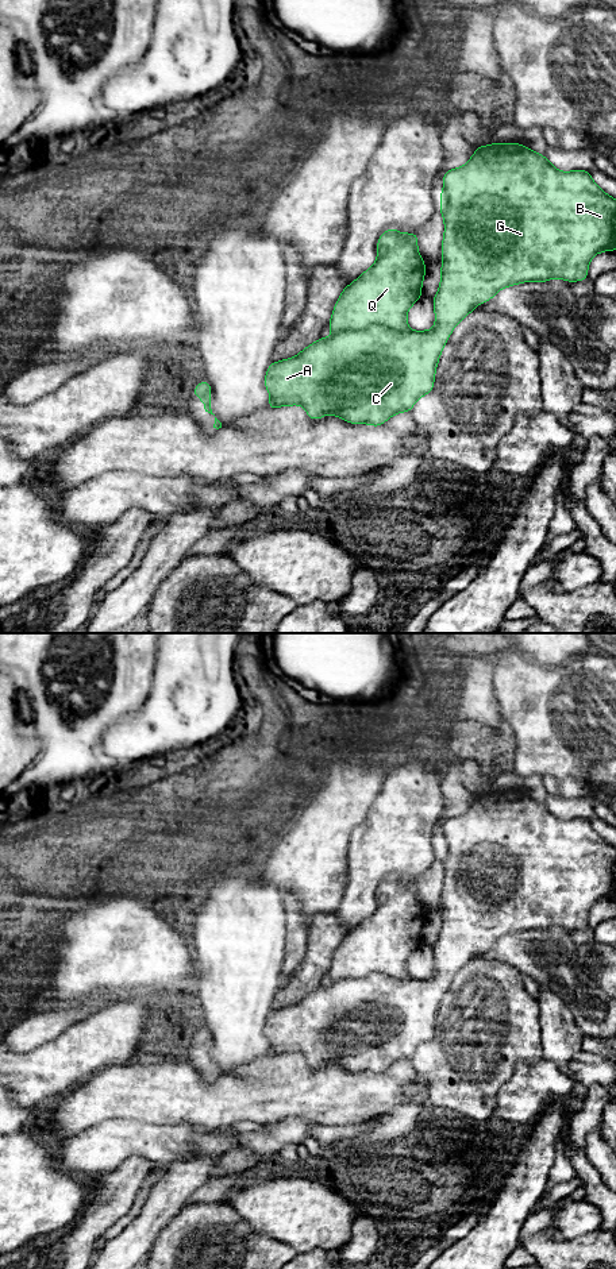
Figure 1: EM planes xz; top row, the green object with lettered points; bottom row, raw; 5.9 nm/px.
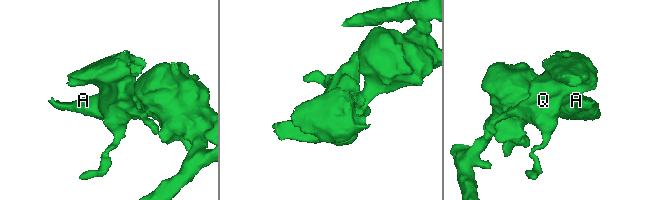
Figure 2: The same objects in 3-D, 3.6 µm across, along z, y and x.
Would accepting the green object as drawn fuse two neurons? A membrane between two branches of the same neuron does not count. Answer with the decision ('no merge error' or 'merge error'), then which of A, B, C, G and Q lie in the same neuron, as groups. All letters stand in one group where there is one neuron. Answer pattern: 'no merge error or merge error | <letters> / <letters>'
merge error | A B C G / Q

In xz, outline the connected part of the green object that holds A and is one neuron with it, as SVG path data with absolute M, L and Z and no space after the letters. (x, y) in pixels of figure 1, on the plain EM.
M493 791L477 795L476 801L465 814L446 819L442 826L444 837L439 842L439 859L444 868L444 883L442 890L442 927L439 932L439 938L432 946L435 958L435 975L428 979L399 980L385 973L374 972L363 979L339 980L327 987L320 986L296 1004L280 1010L272 1010L266 1018L265 1025L265 1034L270 1042L270 1049L267 1053L269 1057L278 1054L301 1053L305 1056L307 1062L311 1068L317 1068L323 1064L332 1062L351 1072L369 1072L380 1075L393 1062L411 1060L413 1052L421 1044L432 1040L436 1014L446 990L448 988L454 975L462 969L471 958L474 958L478 952L492 948L500 937L521 930L546 930L551 926L562 926L563 929L569 930L585 929L588 926L588 915L592 906L598 900L616 898L616 846L602 840L592 828L592 824L588 818L559 819L544 803L530 798L527 794L519 791Z

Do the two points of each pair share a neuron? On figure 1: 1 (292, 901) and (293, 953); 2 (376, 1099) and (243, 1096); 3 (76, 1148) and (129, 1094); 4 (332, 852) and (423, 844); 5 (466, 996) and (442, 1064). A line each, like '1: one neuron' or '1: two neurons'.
1: one neuron
2: one neuron
3: two neurons
4: two neurons
5: one neuron

